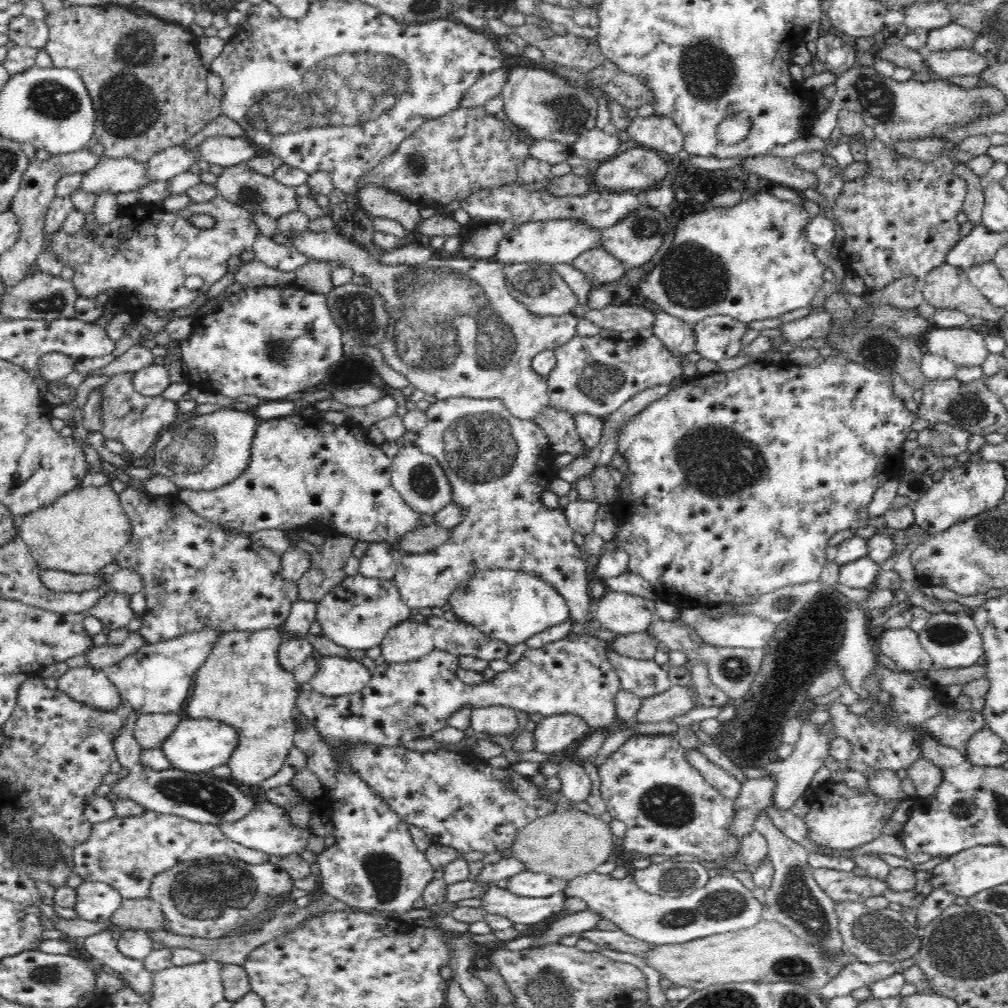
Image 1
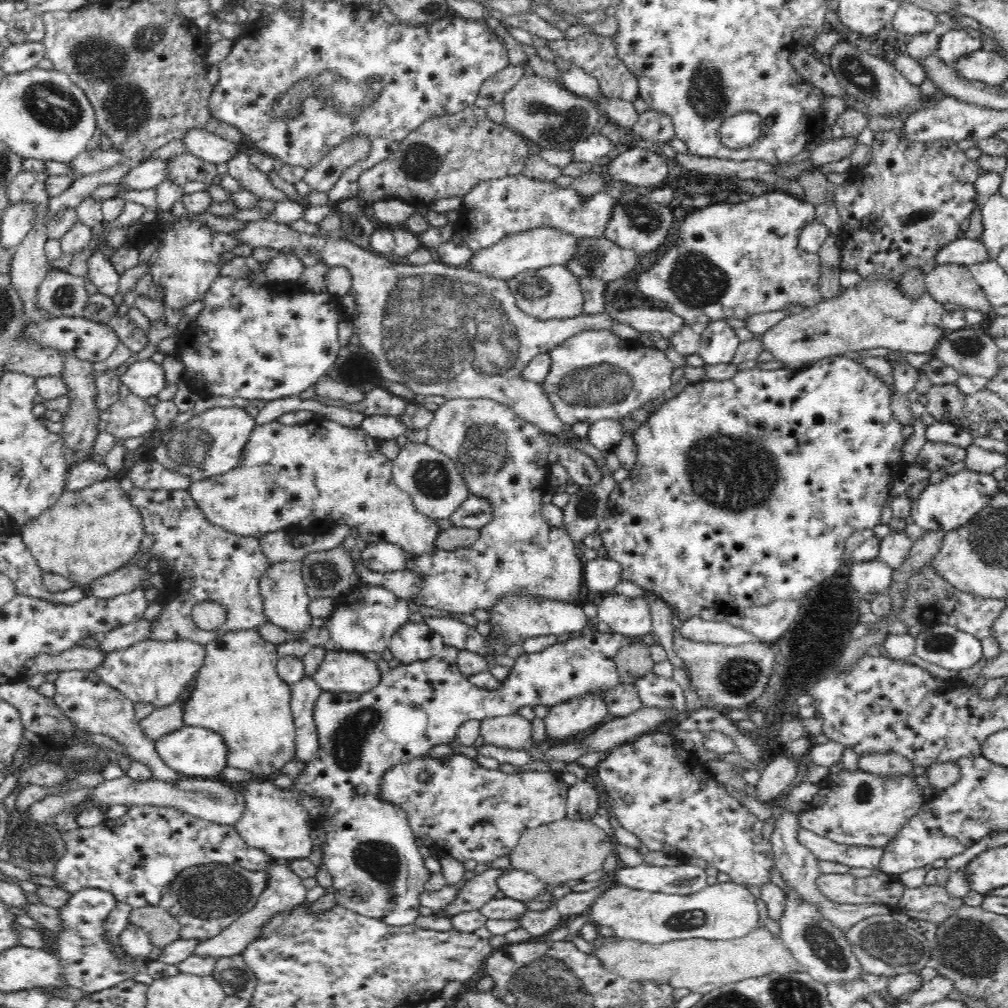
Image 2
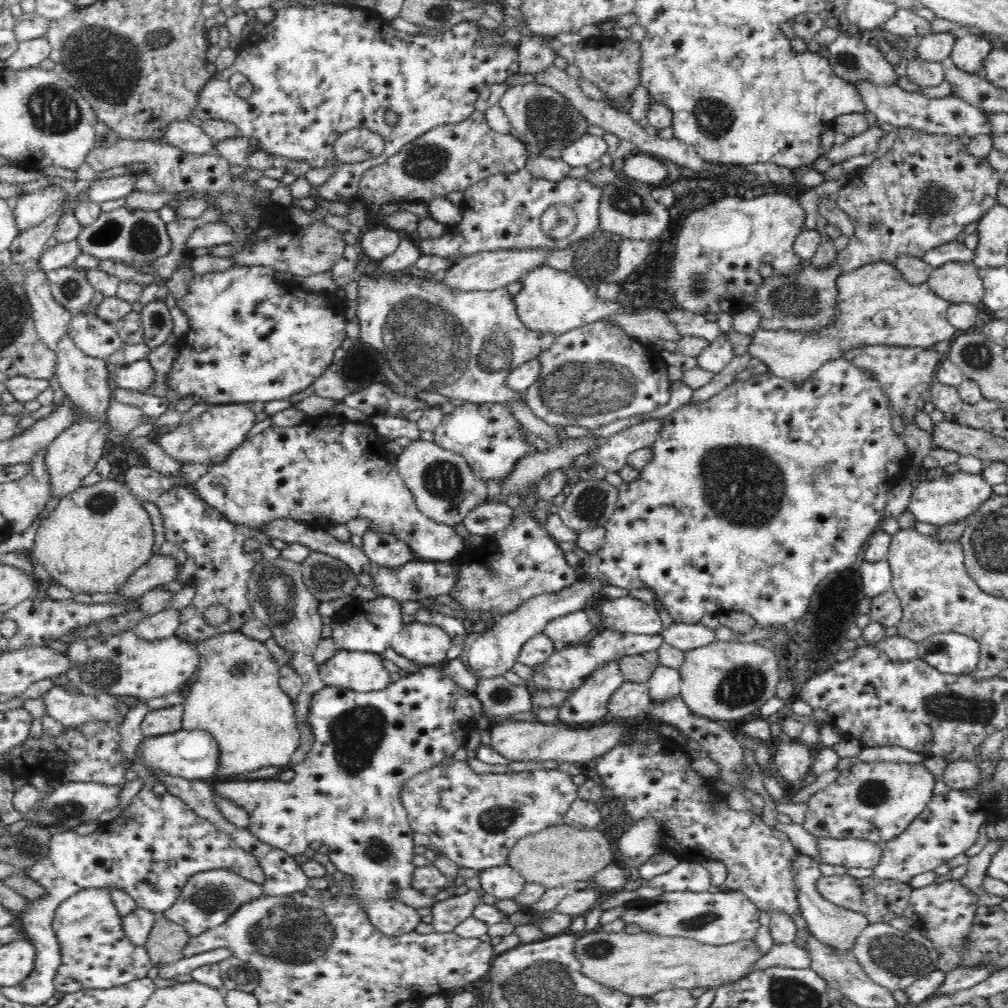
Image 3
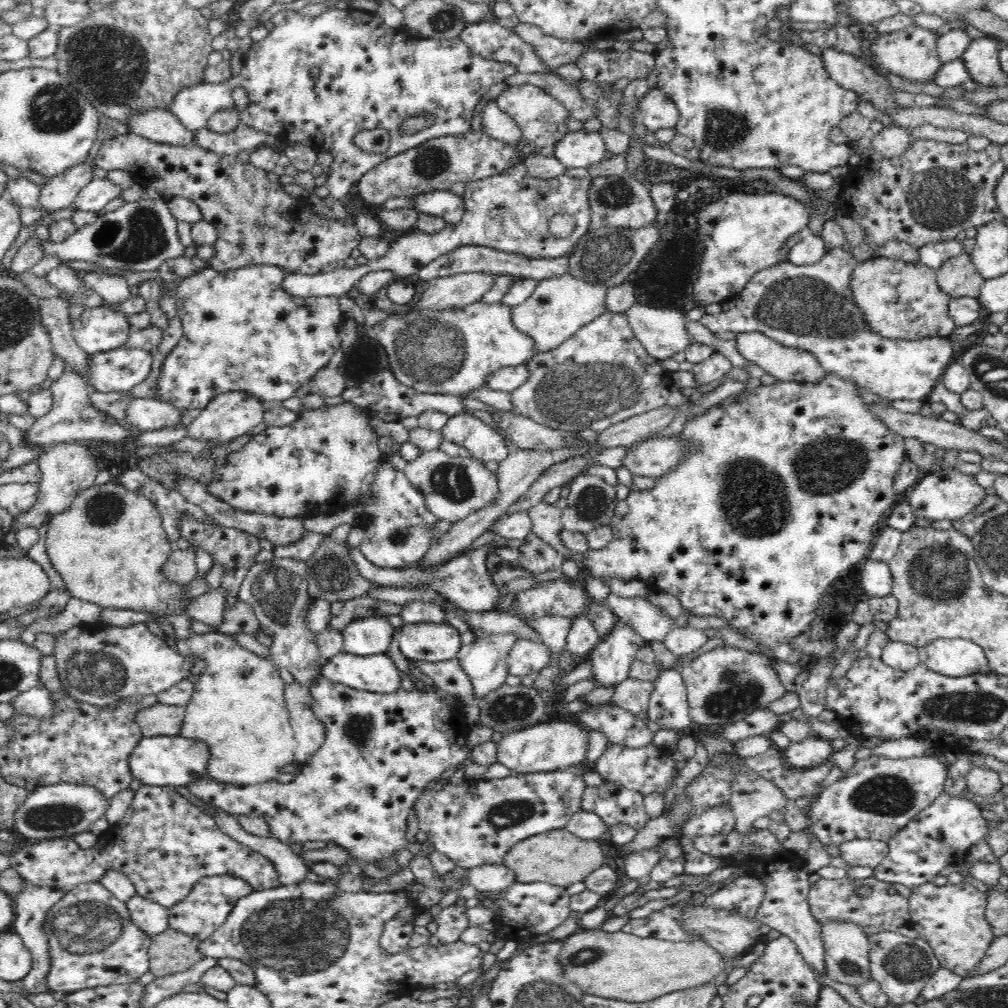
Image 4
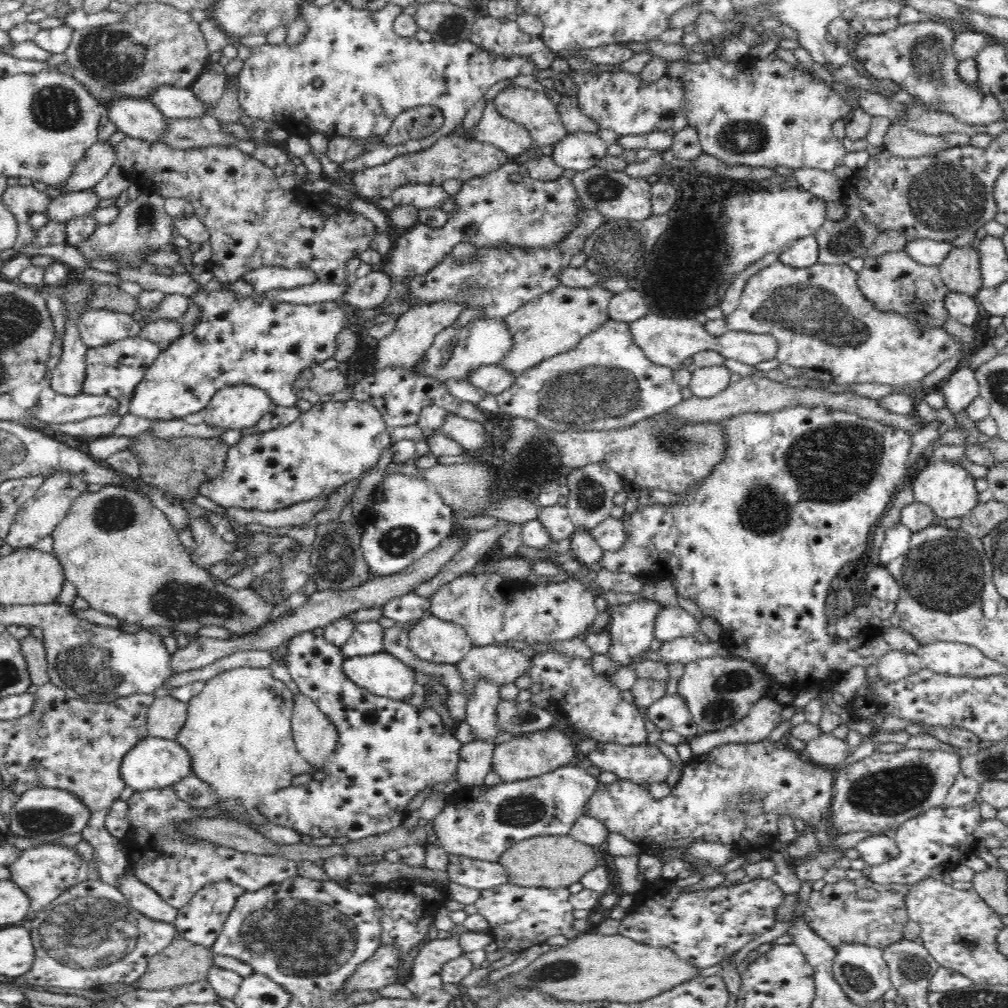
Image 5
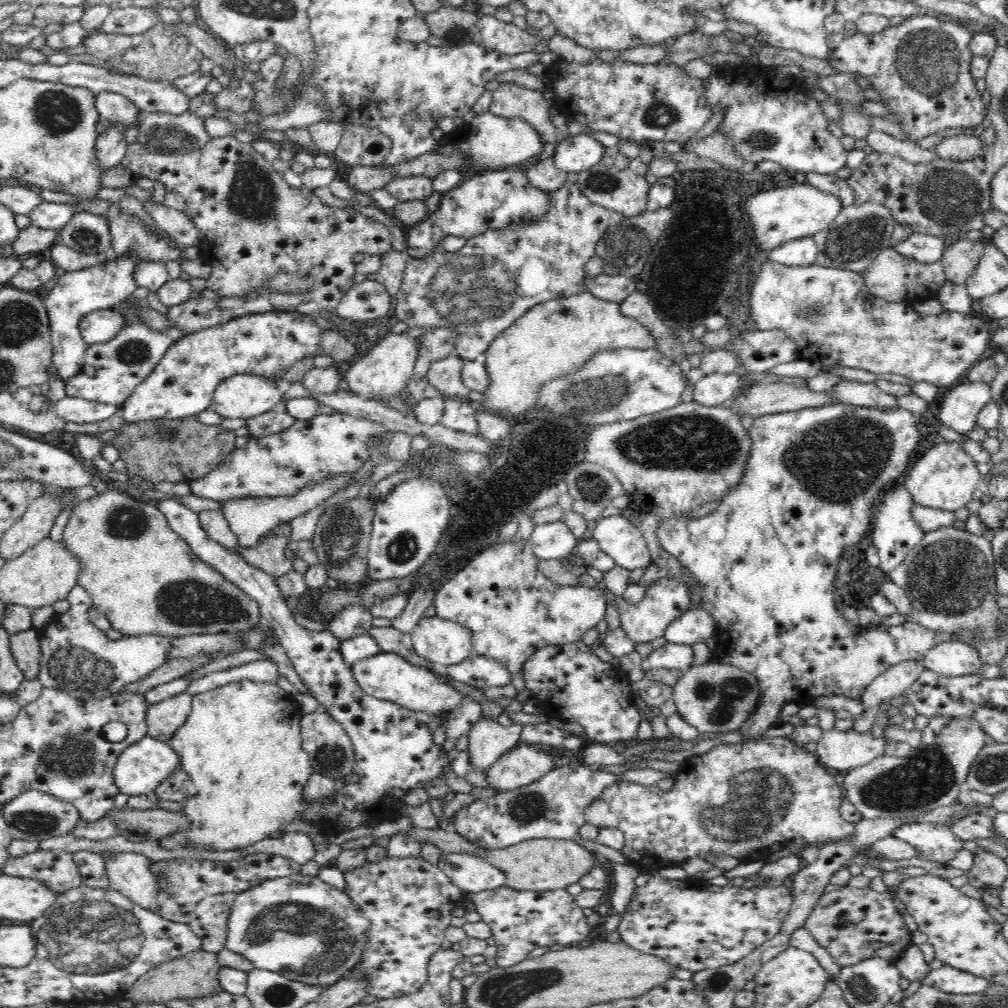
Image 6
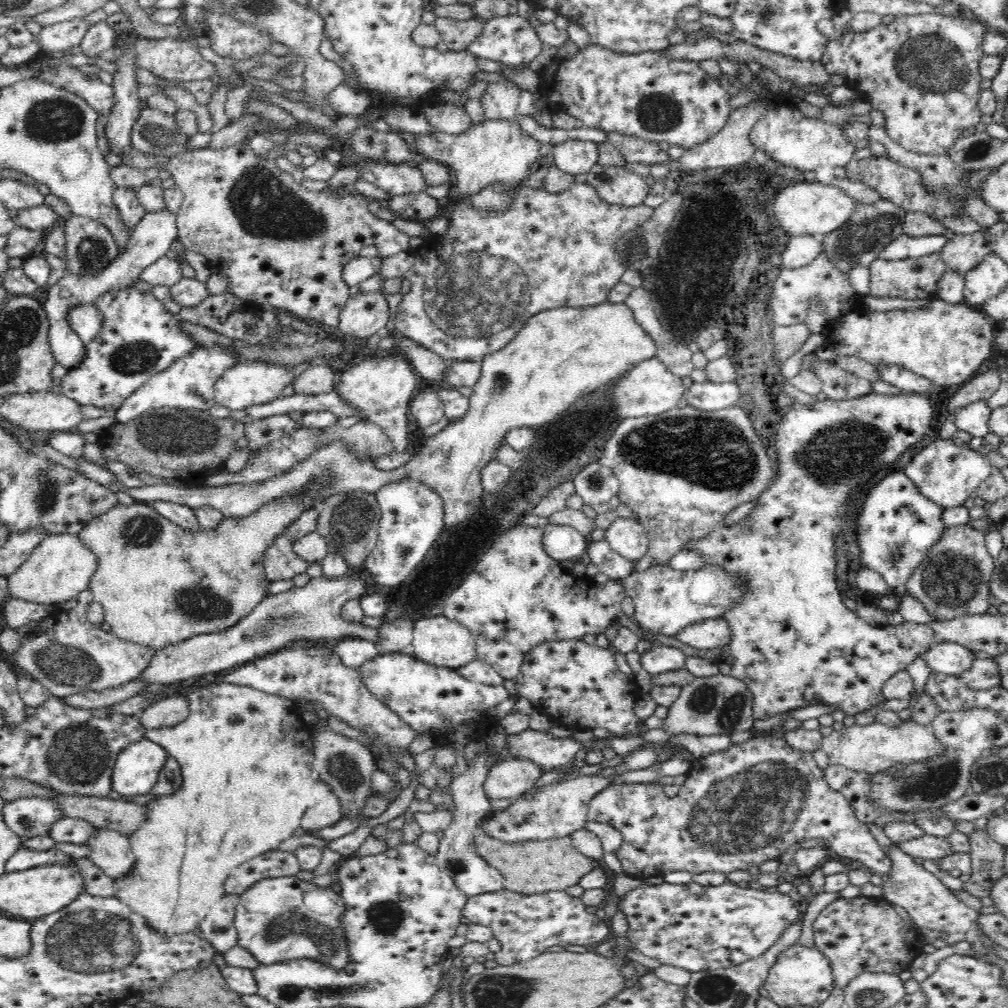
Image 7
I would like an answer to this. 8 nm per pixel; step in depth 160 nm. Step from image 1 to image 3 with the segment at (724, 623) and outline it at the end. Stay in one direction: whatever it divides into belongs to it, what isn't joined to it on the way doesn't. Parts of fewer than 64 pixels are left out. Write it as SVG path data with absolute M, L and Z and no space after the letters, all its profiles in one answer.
M672 623L661 633L663 642L677 648L684 653L694 650L715 641L713 630L704 624Z

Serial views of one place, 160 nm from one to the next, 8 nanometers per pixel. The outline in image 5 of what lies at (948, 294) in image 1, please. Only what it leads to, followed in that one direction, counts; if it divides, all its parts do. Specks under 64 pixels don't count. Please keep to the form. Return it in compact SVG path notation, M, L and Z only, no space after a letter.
M972 245L953 247L939 266L946 288L975 295L982 288L979 250Z

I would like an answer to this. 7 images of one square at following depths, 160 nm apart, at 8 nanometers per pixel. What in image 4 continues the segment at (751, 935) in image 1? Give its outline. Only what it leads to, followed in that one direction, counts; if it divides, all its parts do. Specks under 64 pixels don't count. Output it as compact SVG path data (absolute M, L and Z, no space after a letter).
M602 929L579 930L568 936L556 956L564 977L574 983L582 993L632 1002L646 1002L670 992L684 990L715 980L722 970L730 972L730 963L704 941L672 942L657 938L644 938L624 931L606 932Z

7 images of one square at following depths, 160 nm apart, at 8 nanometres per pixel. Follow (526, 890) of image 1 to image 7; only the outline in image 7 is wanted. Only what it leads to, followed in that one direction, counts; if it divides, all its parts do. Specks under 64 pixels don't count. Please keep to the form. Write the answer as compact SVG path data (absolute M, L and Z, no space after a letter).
M490 751L477 756L468 766L467 771L456 777L450 786L457 811L453 814L453 823L444 831L438 853L435 856L439 867L452 878L458 889L468 896L504 889L505 878L503 874L484 861L473 845L473 840L479 832L477 823L486 818L488 814L492 814L492 804L485 793L484 782L491 766L498 761L498 758L494 757L494 754L490 754Z

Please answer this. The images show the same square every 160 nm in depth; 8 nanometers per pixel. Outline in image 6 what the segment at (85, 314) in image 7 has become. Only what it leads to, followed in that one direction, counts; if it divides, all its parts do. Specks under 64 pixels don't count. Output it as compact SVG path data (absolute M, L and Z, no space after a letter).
M98 309L80 320L79 335L86 344L100 344L112 340L124 328L124 319L112 309Z

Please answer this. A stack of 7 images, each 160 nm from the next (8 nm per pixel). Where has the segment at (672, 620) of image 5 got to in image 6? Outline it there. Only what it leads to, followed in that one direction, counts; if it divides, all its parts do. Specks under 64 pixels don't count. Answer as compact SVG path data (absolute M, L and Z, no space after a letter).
M702 608L690 610L670 623L665 638L667 643L690 647L700 643L713 644L717 630L717 621L714 621L709 611Z

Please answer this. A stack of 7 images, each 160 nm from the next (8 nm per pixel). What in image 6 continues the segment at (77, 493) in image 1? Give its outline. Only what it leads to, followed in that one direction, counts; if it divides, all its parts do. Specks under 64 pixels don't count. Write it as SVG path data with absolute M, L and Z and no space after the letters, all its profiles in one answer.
M110 488L109 491L101 495L85 499L78 502L70 515L67 525L63 531L63 541L67 544L69 552L71 552L80 562L82 572L79 576L78 586L84 587L90 594L93 601L93 607L102 613L109 623L111 628L128 637L136 636L168 636L169 638L189 636L192 634L215 634L220 632L236 633L237 631L246 631L254 627L256 622L261 621L261 613L259 605L244 593L241 588L230 583L228 579L220 573L220 570L214 569L212 565L204 562L197 554L194 554L189 544L172 530L165 514L160 512L156 503L144 502L138 498L132 497L116 488Z

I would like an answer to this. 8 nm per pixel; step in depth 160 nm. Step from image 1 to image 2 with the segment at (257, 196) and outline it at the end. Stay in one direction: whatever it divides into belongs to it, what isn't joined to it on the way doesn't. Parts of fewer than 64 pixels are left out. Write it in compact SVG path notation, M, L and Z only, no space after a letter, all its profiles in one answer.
M248 146L238 150L235 156L228 162L228 174L241 182L243 190L254 192L258 198L272 198L277 203L287 198L284 191L272 186L270 179L266 177L256 166L250 163Z

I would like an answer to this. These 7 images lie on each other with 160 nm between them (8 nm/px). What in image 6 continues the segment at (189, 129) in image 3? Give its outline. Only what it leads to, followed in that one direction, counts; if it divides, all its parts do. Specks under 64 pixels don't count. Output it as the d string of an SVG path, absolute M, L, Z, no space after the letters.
M103 91L95 98L100 117L106 118L111 123L124 123L130 125L136 120L139 109L122 94Z

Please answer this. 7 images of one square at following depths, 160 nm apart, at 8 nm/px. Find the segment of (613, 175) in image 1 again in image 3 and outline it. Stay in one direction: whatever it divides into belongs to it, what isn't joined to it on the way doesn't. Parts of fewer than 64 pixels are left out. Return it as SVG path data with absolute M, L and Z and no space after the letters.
M640 154L626 160L623 171L629 178L653 186L666 180L668 172L671 172L671 168L663 160L649 154Z

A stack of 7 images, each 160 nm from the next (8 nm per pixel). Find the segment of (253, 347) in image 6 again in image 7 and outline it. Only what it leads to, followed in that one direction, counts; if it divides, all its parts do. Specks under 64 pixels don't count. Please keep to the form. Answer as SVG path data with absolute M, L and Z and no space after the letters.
M196 347L189 355L177 360L172 368L168 368L168 371L152 376L146 384L137 388L136 392L133 392L114 413L115 422L124 424L144 414L147 410L156 410L164 407L209 411L212 406L217 404L215 401L216 381L239 358L238 355L228 351L228 349Z

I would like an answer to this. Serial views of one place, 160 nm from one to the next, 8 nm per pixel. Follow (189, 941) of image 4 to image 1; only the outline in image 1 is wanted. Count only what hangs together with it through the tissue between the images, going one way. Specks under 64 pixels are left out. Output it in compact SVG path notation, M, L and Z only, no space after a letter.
M150 897L139 899L123 899L120 908L117 908L110 921L122 928L143 930L147 933L166 930L165 916L161 904Z

